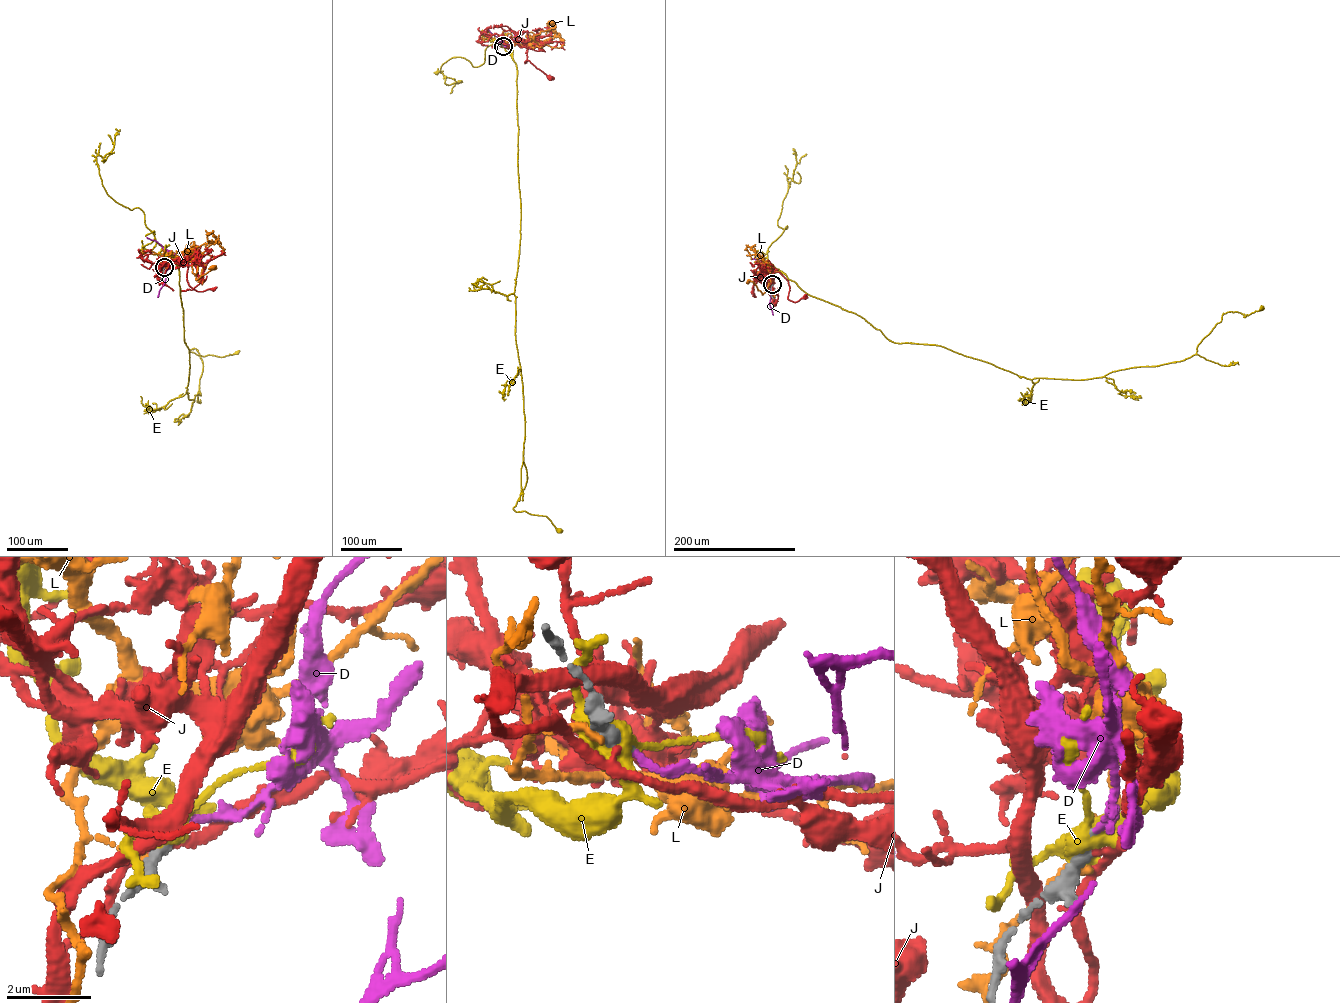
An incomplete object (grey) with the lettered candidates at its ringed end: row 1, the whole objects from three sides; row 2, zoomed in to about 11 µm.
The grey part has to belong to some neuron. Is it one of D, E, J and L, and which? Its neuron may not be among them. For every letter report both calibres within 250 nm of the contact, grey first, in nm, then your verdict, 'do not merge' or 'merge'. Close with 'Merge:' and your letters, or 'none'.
D: 280 nm thick on the grey side, 160 nm on the other; merge
E: 280 nm thick on the grey side, 480 nm on the other; do not merge
J: 360 nm thick on the grey side, 190 nm on the other; do not merge
L: 460 nm thick on the grey side, 160 nm on the other; do not merge
Merge: D

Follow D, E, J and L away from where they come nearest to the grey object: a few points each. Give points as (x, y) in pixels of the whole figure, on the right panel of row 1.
D: (772, 284), (761, 261), (752, 258)
E: (772, 285), (780, 270), (894, 342), (940, 346), (1031, 379), (1184, 360), (1223, 313), (1262, 308)
J: (772, 285), (770, 269), (770, 274), (779, 272), (788, 281), (788, 299), (796, 302), (804, 297)
L: (772, 285), (765, 275), (769, 266), (768, 286), (762, 294), (754, 283), (747, 282)

